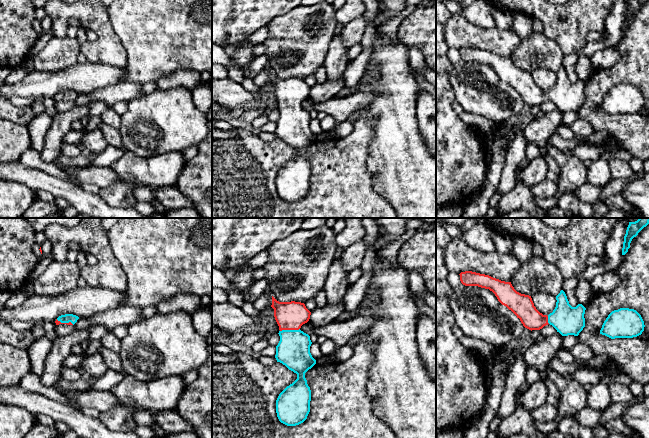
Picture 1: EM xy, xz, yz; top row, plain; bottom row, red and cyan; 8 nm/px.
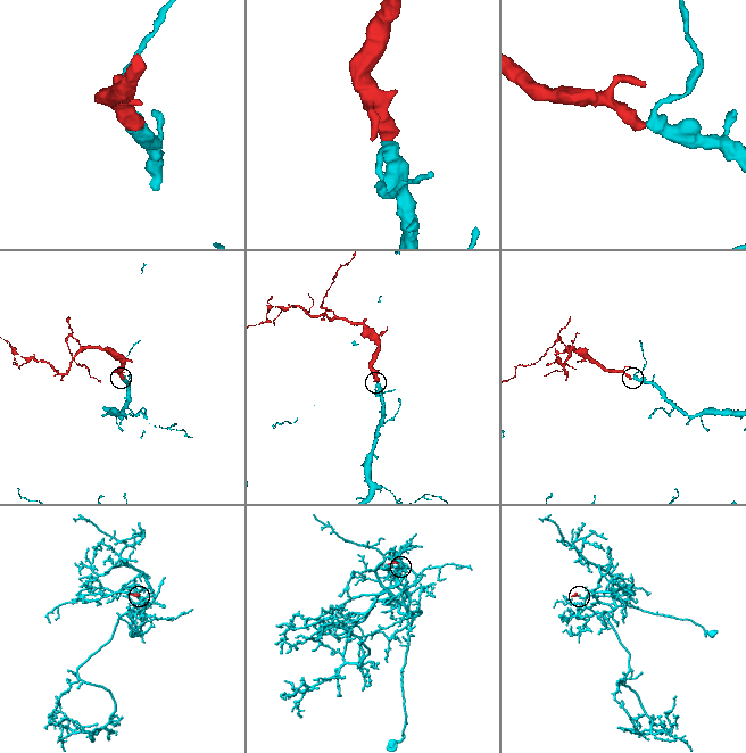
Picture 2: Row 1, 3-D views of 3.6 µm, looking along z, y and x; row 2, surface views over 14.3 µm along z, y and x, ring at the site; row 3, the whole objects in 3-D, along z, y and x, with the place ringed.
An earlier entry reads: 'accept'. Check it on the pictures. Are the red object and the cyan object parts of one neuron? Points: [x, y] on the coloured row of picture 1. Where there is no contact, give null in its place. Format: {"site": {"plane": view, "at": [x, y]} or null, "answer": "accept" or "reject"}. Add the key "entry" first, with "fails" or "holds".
{"entry": "holds", "site": {"plane": "xz", "at": [289, 329]}, "answer": "accept"}

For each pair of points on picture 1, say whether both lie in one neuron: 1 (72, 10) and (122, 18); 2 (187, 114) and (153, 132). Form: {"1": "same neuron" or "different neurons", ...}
{"1": "different neurons", "2": "same neuron"}

